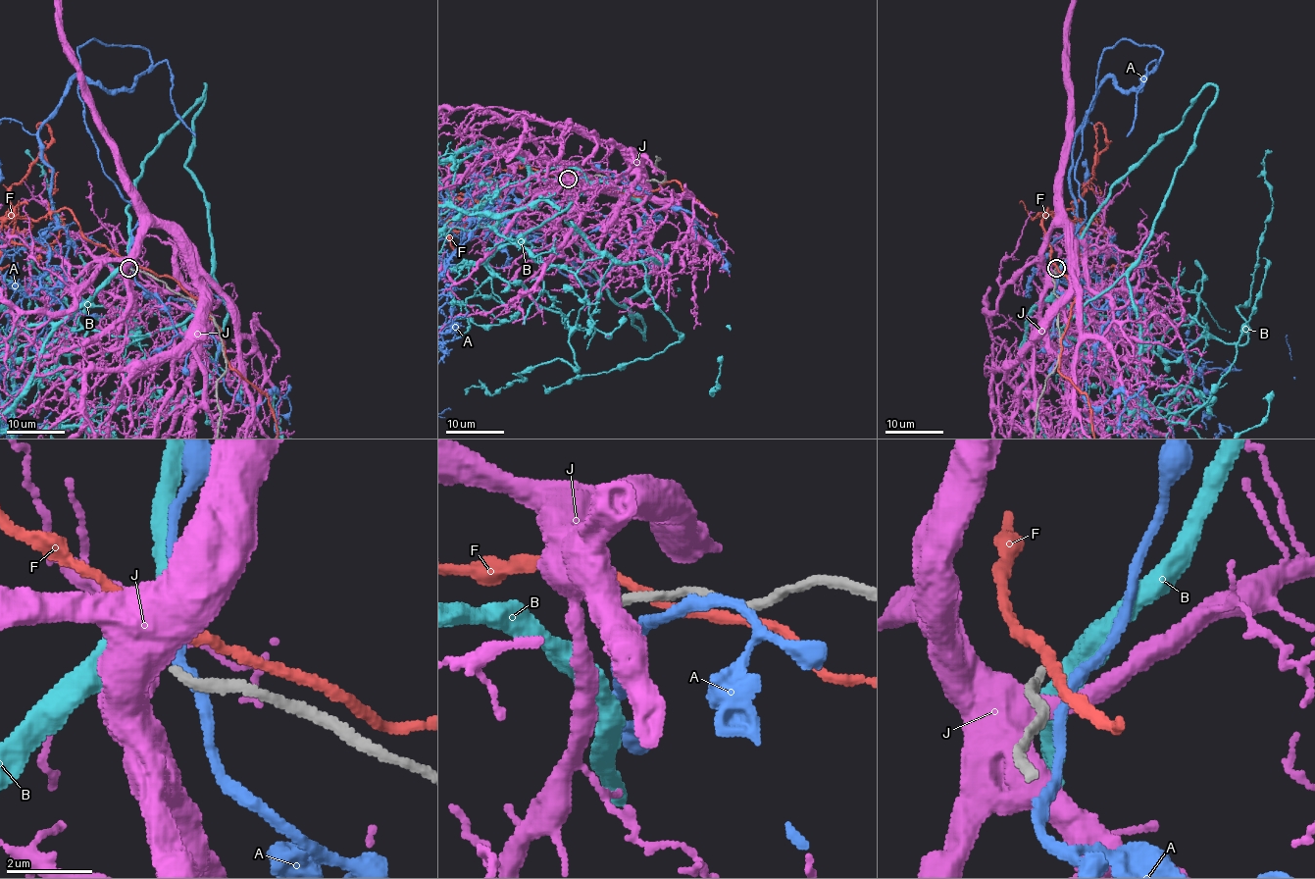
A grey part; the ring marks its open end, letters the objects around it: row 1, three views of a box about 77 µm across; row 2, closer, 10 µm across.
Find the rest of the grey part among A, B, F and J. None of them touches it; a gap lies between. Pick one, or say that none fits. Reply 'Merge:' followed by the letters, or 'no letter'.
Merge: no letter

